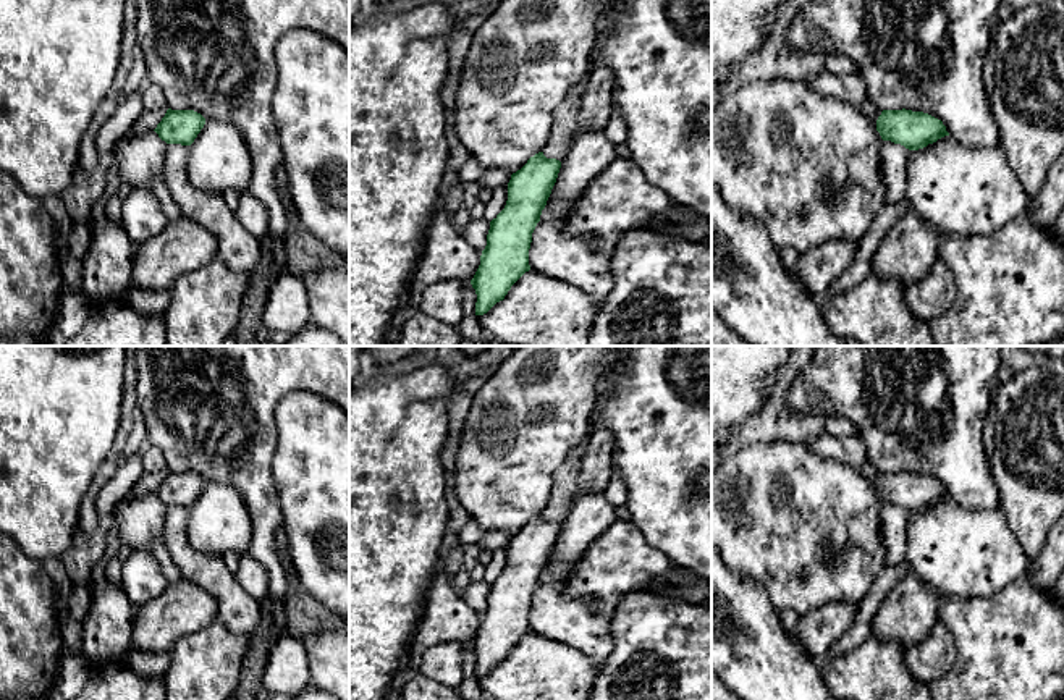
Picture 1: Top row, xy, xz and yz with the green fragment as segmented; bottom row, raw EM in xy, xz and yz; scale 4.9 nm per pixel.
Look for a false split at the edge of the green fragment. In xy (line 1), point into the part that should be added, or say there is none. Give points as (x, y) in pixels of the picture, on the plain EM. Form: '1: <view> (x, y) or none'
1: none

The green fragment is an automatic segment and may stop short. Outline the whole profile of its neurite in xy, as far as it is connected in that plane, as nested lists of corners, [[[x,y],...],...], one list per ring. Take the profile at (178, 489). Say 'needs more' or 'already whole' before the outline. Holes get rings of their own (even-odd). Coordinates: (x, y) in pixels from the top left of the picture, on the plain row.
already whole; [[[168,470],[154,493],[167,506],[191,508],[204,487],[205,480],[194,472]]]

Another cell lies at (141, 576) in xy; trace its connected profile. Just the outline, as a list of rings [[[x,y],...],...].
[[[149,550],[133,551],[121,563],[121,592],[133,606],[144,606],[160,597],[168,582]]]

